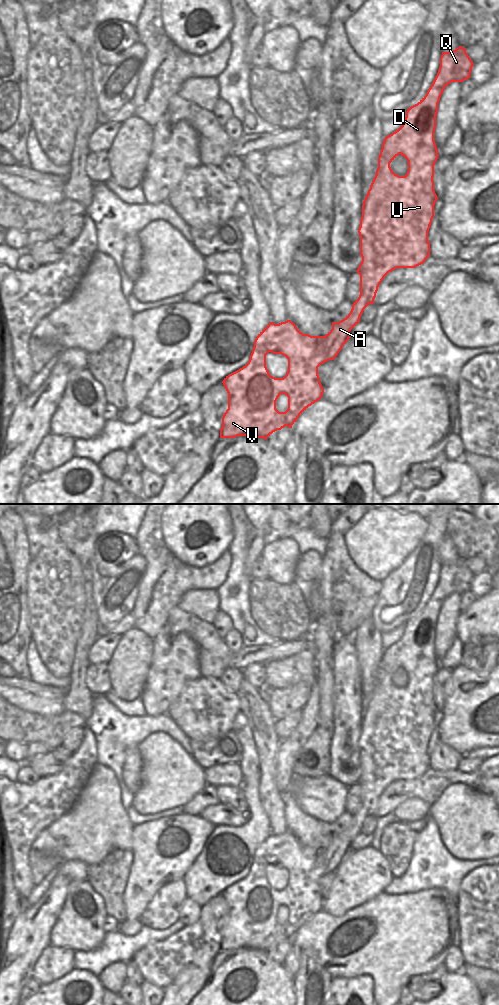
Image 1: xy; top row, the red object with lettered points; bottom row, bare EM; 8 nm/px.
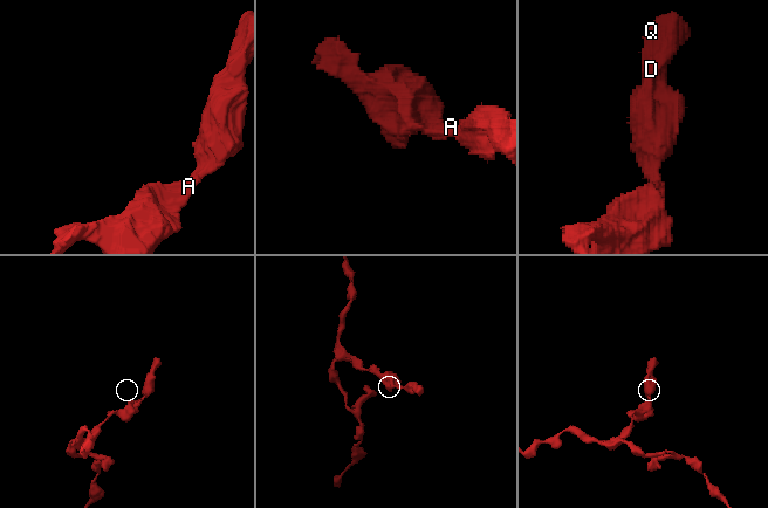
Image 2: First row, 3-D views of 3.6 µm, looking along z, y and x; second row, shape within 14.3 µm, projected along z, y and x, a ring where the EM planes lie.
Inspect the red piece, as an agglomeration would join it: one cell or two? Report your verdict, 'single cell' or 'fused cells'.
single cell

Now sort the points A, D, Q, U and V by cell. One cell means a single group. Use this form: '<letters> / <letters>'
A D Q U V

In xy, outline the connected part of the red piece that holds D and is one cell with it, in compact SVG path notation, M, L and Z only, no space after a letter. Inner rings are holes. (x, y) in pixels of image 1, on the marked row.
M459 46L451 52L442 52L438 73L426 95L408 108L404 123L384 138L376 175L362 205L358 229L362 261L356 271L360 275L360 295L352 304L350 313L343 320L332 322L332 329L325 336L303 334L291 320L279 324L270 322L256 337L248 363L222 381L228 393L228 409L222 417L220 438L249 436L266 440L285 426L292 428L298 417L322 398L324 388L320 383L318 367L336 358L349 340L350 331L360 322L364 309L374 304L384 277L397 268L415 268L430 256L428 231L438 199L433 181L434 165L439 156L434 141L438 103L451 82L463 82L470 78L473 65L466 48ZM399 154L408 161L405 176L395 174L390 167ZM269 352L288 359L288 371L283 378L270 375L266 367ZM281 394L288 397L285 412L276 409L276 401Z

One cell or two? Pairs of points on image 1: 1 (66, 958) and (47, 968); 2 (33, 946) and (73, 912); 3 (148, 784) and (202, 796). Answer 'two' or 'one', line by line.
1: one
2: two
3: two

